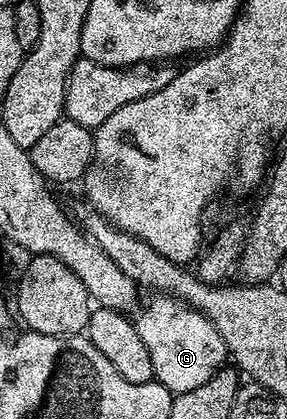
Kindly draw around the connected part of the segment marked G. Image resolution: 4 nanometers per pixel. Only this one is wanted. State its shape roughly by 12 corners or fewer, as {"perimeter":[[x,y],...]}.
{"perimeter":[[159,295],[134,320],[155,380],[194,391],[226,361],[197,309]]}

